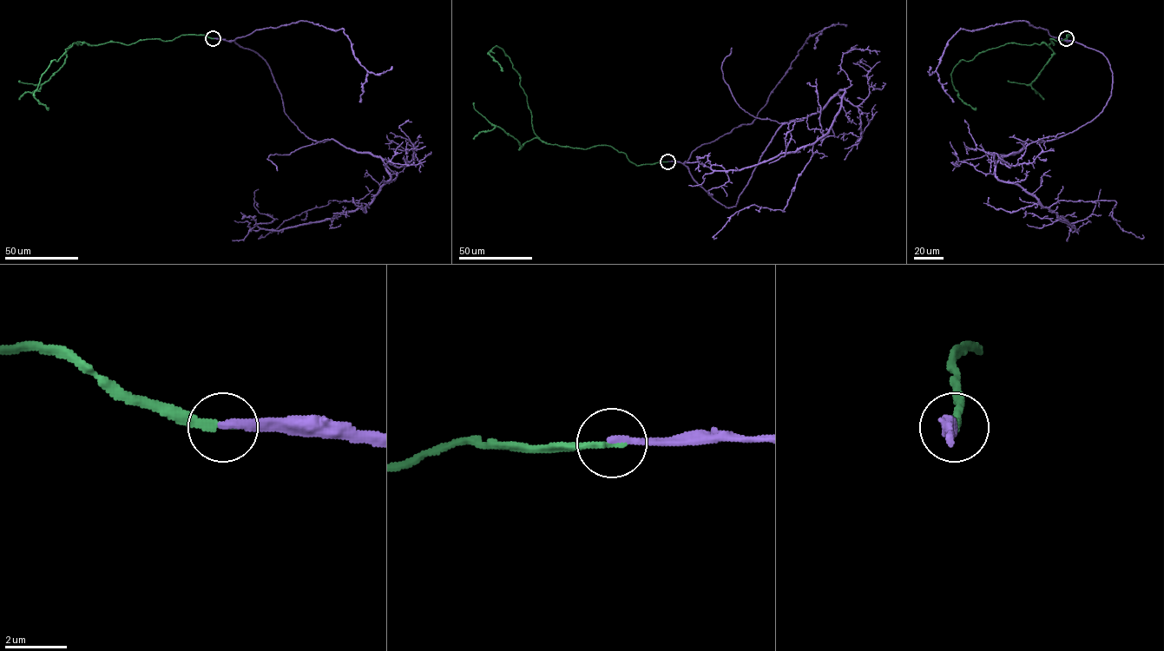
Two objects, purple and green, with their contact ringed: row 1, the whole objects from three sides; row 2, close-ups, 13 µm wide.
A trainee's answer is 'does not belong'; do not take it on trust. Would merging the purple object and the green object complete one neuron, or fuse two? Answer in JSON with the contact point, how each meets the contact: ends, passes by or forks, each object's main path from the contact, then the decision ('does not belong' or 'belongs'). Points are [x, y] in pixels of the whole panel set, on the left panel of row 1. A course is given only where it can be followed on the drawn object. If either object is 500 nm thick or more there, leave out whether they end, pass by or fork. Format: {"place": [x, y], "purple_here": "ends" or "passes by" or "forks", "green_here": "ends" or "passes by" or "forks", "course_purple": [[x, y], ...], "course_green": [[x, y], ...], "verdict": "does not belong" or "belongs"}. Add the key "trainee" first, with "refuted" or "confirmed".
{"trainee": "confirmed", "place": [213, 38], "purple_here": "ends", "green_here": "ends", "course_purple": [[213, 38], [262, 58], [307, 137], [391, 176], [366, 206], [279, 230], [257, 226], [274, 219], [258, 189]], "course_green": [[213, 38], [187, 34], [126, 44], [74, 42], [51, 62], [34, 93], [48, 108]], "verdict": "does not belong"}

